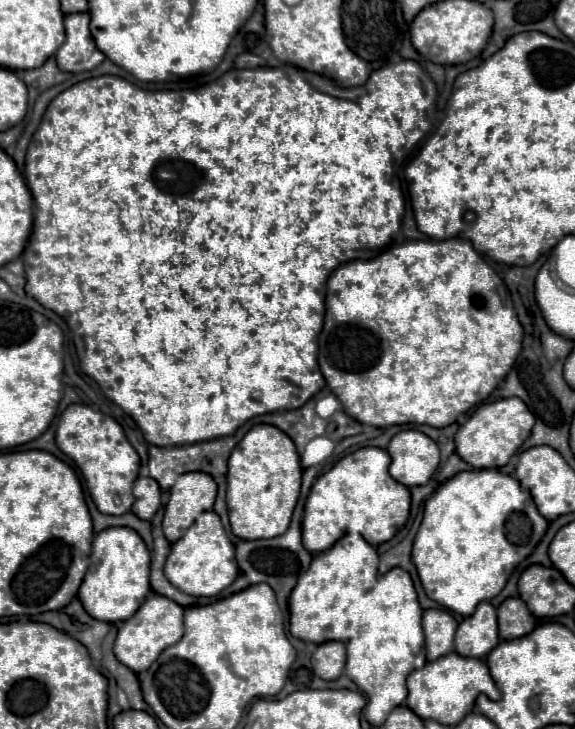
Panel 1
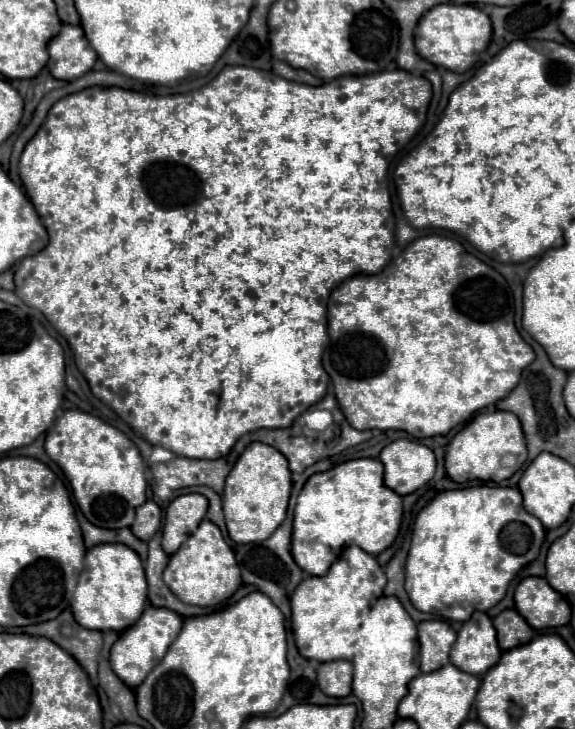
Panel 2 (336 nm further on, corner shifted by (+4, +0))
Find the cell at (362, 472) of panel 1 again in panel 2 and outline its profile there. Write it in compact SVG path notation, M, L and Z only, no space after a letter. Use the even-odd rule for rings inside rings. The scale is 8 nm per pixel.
M374 458L342 462L332 470L310 476L294 510L292 556L310 576L324 576L334 562L334 550L358 546L378 556L392 546L400 530L402 498L384 486L384 466Z

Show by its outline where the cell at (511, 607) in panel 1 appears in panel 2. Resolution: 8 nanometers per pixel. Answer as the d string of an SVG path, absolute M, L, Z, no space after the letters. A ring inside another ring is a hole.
M504 610L494 618L494 628L498 632L498 644L502 650L522 646L534 638L534 630L522 620L516 610Z

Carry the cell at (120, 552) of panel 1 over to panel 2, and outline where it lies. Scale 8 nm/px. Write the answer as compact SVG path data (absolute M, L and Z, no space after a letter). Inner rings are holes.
M98 544L86 552L84 570L72 598L76 622L88 630L122 632L138 620L146 606L144 566L134 550L124 544Z

